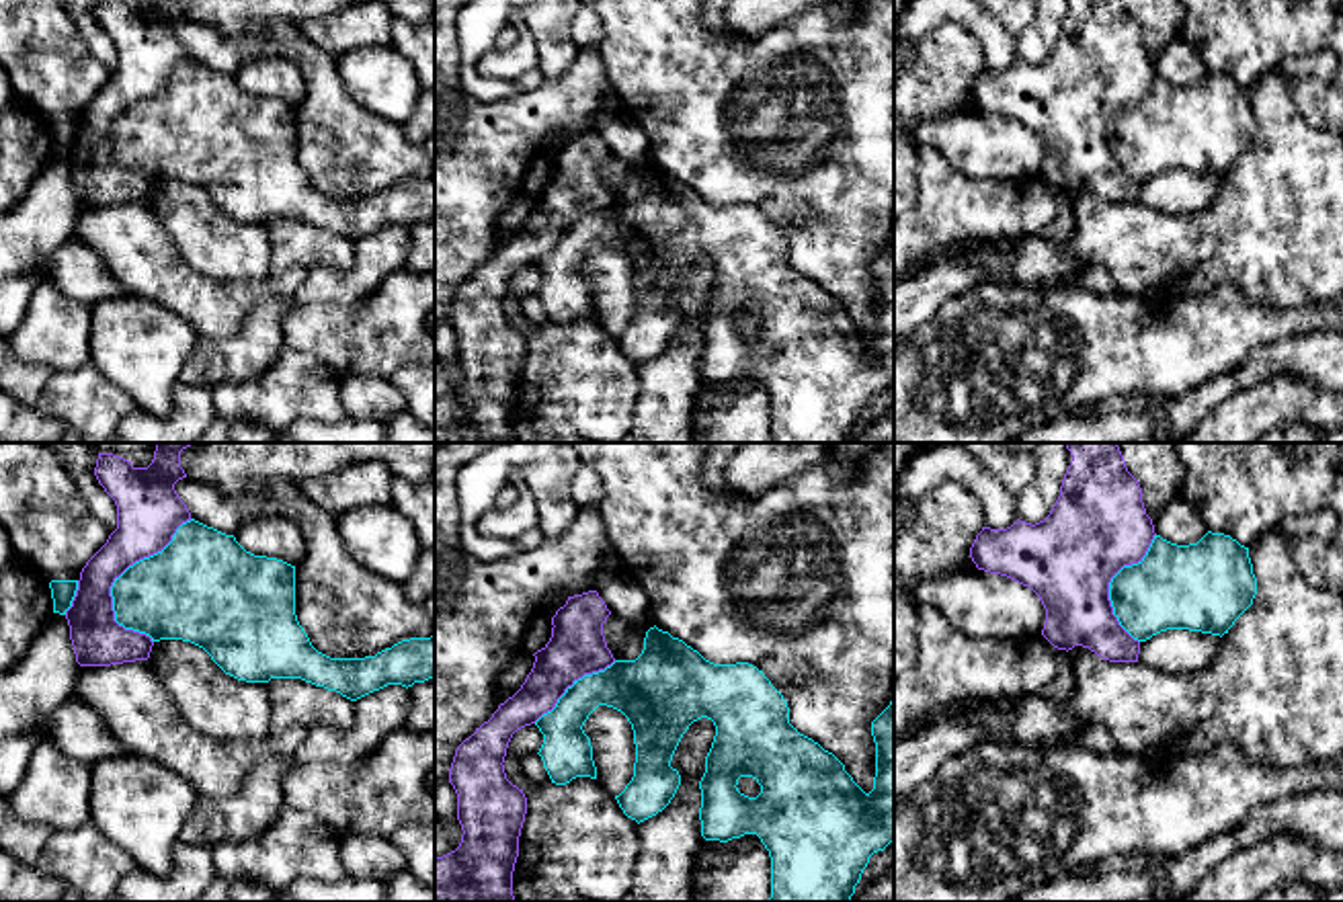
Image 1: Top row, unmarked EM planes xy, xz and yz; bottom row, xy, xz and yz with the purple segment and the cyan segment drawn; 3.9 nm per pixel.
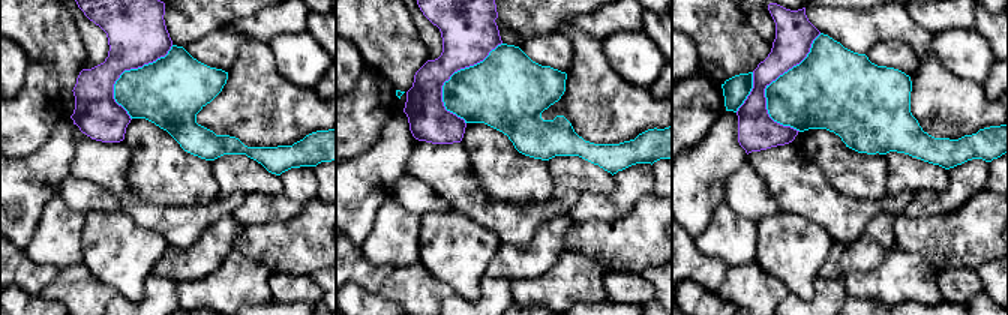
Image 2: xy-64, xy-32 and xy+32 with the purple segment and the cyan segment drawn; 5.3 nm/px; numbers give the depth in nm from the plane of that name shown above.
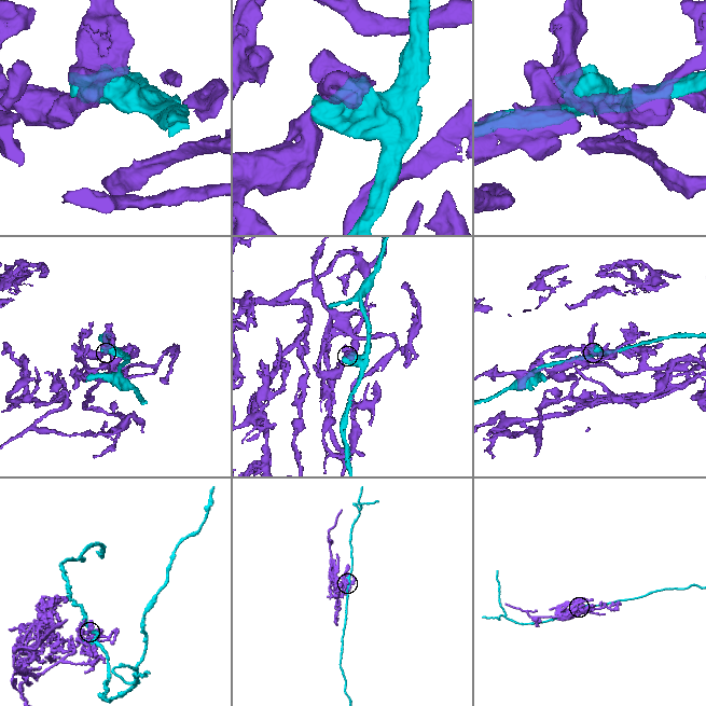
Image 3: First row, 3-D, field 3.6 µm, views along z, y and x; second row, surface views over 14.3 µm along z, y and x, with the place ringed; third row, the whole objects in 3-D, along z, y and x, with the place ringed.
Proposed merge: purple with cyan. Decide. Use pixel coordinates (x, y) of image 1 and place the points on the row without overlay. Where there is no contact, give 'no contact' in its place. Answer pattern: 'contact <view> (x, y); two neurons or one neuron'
contact xy (113, 121); two neurons

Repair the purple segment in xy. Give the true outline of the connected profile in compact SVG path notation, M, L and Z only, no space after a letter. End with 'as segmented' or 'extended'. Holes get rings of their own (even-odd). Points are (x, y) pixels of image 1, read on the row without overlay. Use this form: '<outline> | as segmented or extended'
M96 0L94 16L117 45L117 70L82 109L76 137L66 152L76 203L80 207L111 207L148 201L154 182L150 176L125 170L115 162L111 127L129 107L162 92L176 70L191 62L187 45L174 31L174 25L187 14L180 0L152 0L148 8L133 8L127 0Z | as segmented

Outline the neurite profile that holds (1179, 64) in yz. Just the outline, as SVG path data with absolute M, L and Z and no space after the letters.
M1179 35L1173 39L1154 59L1154 74L1163 80L1189 86L1197 84L1206 74L1208 68L1197 55L1197 51Z

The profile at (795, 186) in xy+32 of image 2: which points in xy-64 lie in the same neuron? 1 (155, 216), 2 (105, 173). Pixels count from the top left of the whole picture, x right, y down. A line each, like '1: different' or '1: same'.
1: same
2: same

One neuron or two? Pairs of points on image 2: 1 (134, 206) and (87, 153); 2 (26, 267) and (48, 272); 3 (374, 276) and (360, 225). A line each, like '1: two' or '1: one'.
1: one
2: one
3: two

